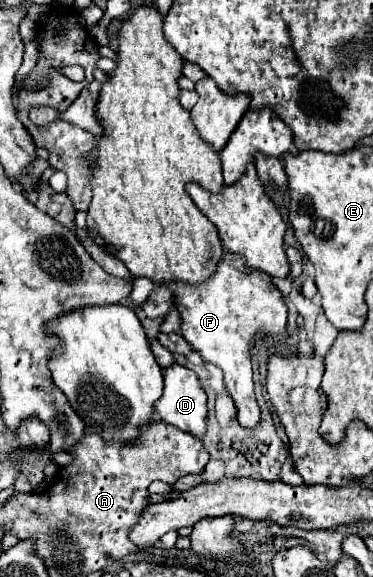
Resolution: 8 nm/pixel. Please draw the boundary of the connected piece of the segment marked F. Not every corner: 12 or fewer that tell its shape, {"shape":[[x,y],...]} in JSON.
{"shape":[[232,252],[206,286],[176,286],[180,334],[224,372],[254,430],[250,350],[286,330],[272,276]]}

